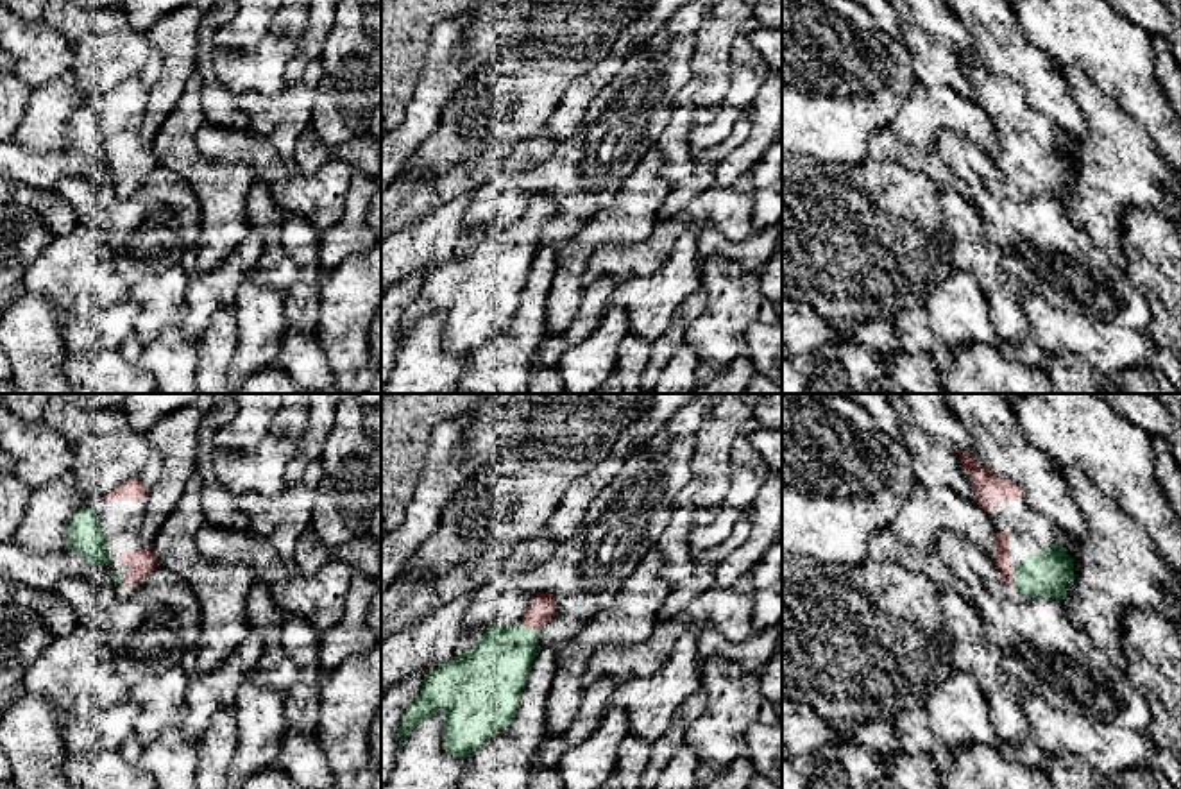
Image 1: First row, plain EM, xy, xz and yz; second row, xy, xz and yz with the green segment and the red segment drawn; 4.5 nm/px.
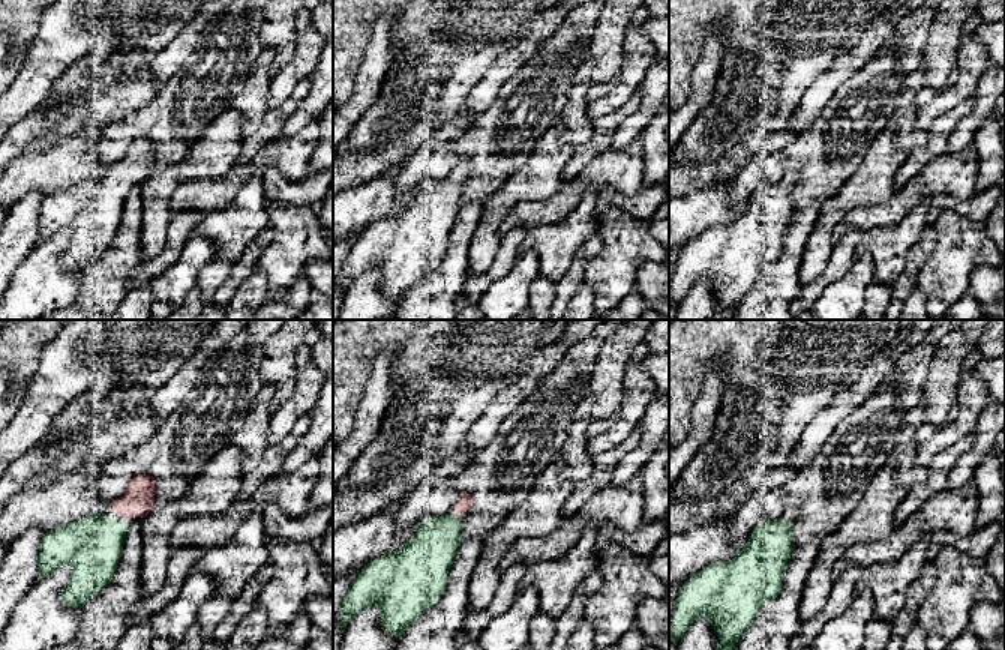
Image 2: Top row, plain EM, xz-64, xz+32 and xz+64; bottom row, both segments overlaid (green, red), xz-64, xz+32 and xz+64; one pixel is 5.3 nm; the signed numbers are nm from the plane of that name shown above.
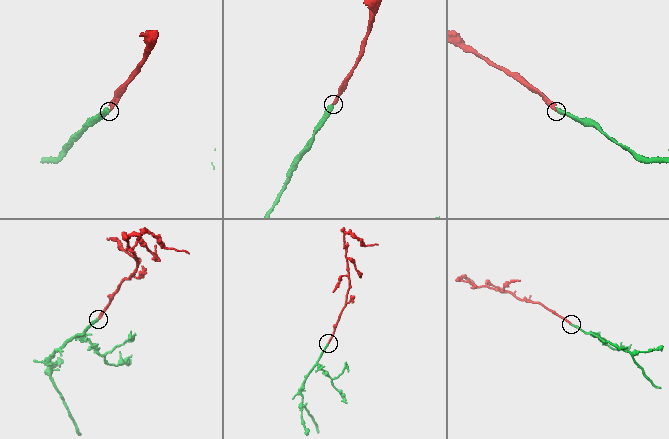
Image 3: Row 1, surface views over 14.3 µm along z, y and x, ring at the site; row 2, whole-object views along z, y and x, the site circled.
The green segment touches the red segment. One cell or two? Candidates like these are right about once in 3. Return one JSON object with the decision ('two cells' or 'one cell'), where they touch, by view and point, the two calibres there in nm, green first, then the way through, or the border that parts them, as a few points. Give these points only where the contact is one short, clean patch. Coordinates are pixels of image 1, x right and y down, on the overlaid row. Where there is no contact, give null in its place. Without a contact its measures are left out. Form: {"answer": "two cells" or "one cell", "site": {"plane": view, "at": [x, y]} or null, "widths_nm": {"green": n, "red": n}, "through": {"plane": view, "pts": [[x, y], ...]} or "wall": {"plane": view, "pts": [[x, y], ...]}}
{"answer": "one cell", "site": {"plane": "xz", "at": [532, 628]}, "widths_nm": {"green": 280, "red": 120}}

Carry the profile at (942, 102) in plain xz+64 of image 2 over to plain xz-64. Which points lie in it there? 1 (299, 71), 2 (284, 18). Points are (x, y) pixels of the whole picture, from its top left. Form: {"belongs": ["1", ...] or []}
{"belongs": ["1"]}

